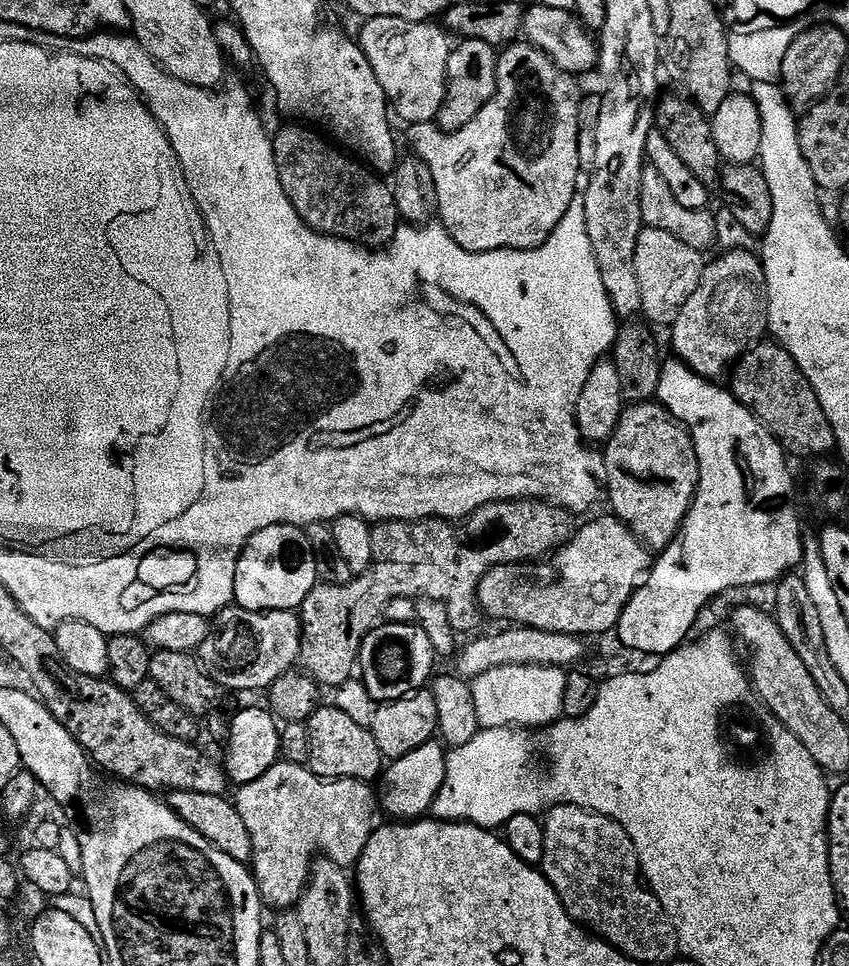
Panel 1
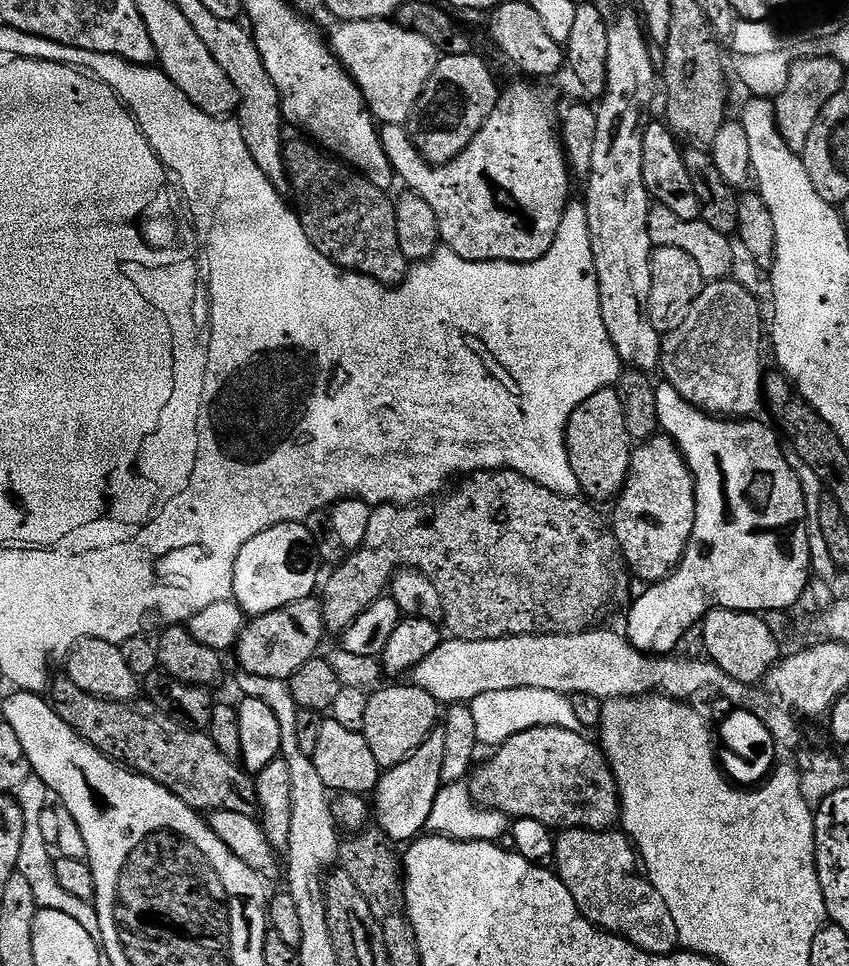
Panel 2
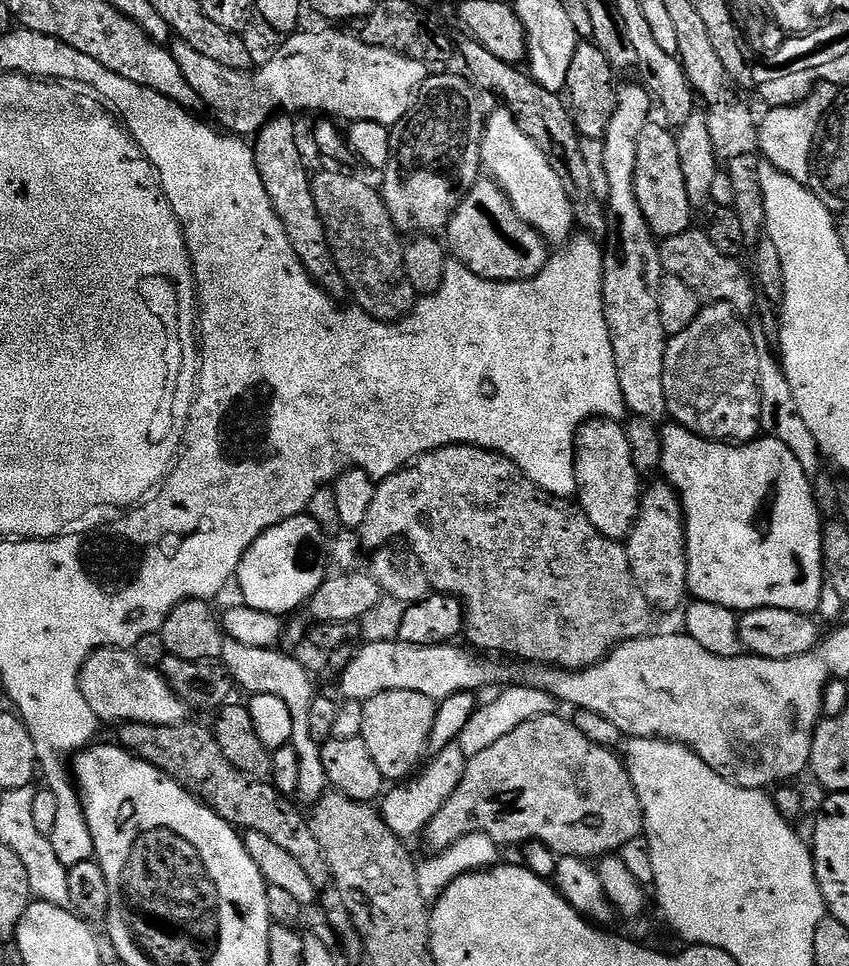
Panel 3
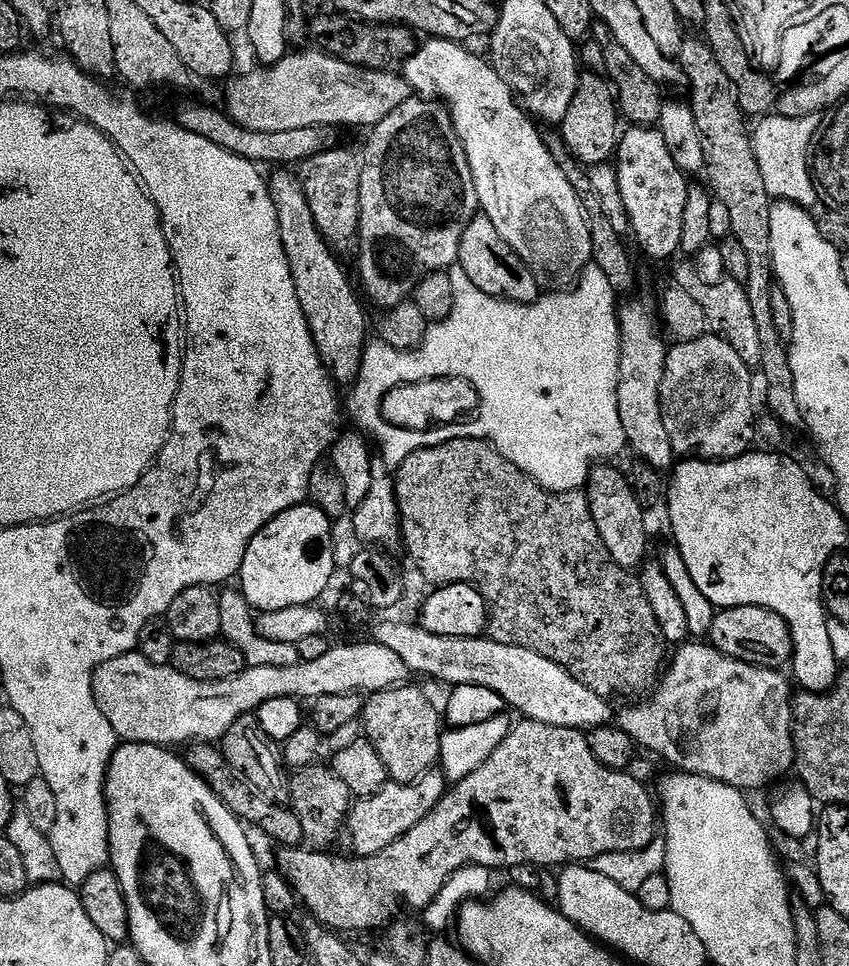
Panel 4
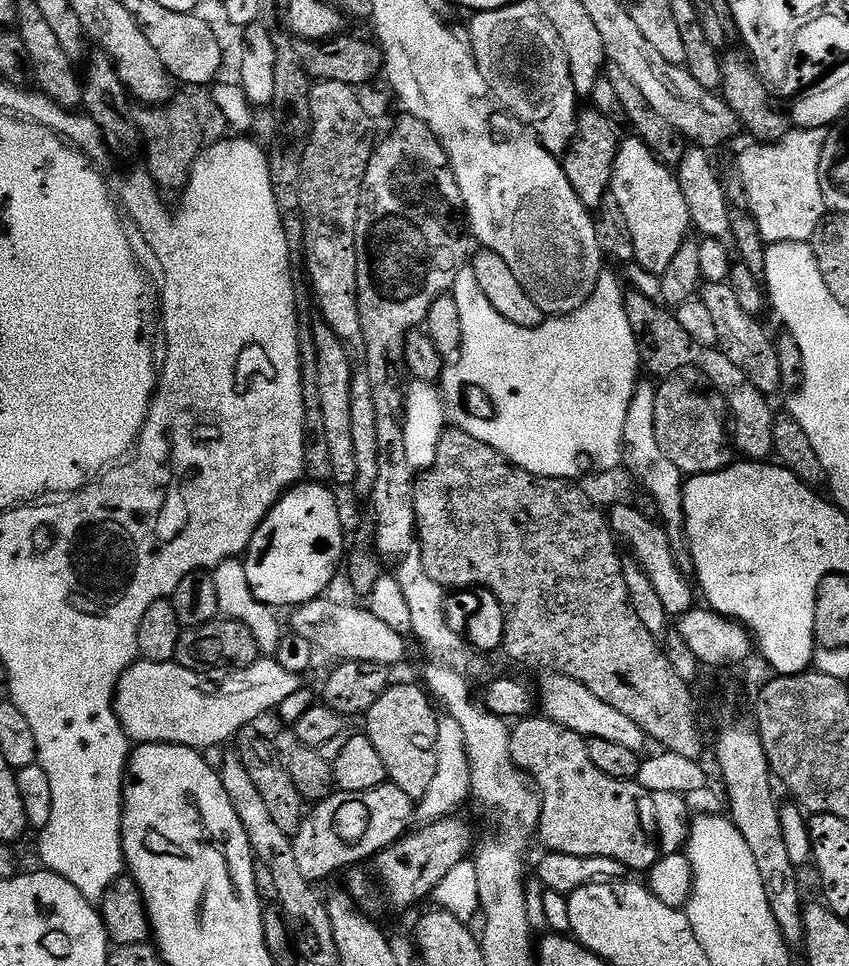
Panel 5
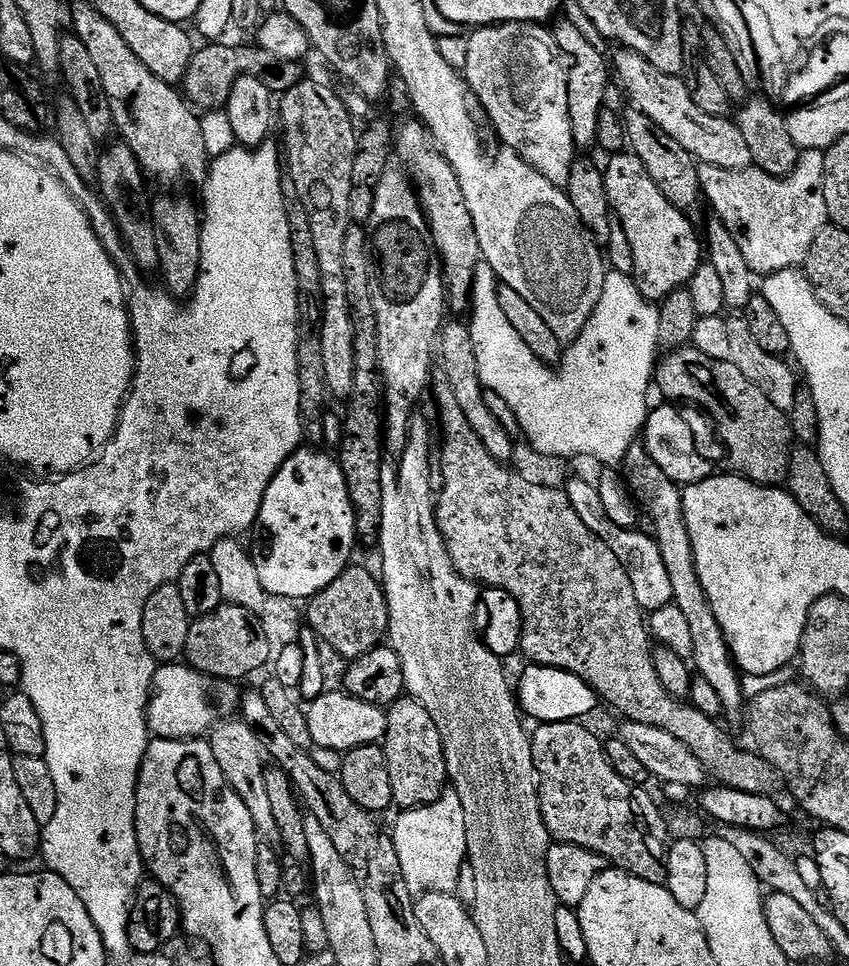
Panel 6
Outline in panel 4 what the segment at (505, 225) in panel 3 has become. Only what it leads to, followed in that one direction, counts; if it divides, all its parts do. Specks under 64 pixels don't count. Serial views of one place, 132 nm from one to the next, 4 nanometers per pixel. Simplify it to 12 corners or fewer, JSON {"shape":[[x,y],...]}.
{"shape":[[478,214],[458,266],[499,300],[532,304],[542,285]]}

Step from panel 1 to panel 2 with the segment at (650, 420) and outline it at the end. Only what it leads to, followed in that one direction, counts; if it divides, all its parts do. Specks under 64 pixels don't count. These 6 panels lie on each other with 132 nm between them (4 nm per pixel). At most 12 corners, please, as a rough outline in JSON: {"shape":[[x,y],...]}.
{"shape":[[669,436],[633,447],[610,527],[645,585],[680,565],[696,483]]}

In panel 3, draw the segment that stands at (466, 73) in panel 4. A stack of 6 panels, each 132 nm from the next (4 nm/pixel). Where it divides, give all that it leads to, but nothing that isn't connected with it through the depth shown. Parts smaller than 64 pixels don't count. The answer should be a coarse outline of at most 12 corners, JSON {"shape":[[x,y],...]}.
{"shape":[[500,106],[483,171],[549,245],[573,235],[562,177]]}

